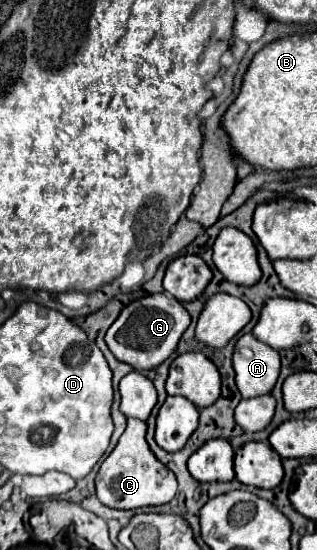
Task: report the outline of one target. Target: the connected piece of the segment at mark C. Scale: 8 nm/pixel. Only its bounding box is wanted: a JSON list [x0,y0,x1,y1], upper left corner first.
[94,418,176,510]

